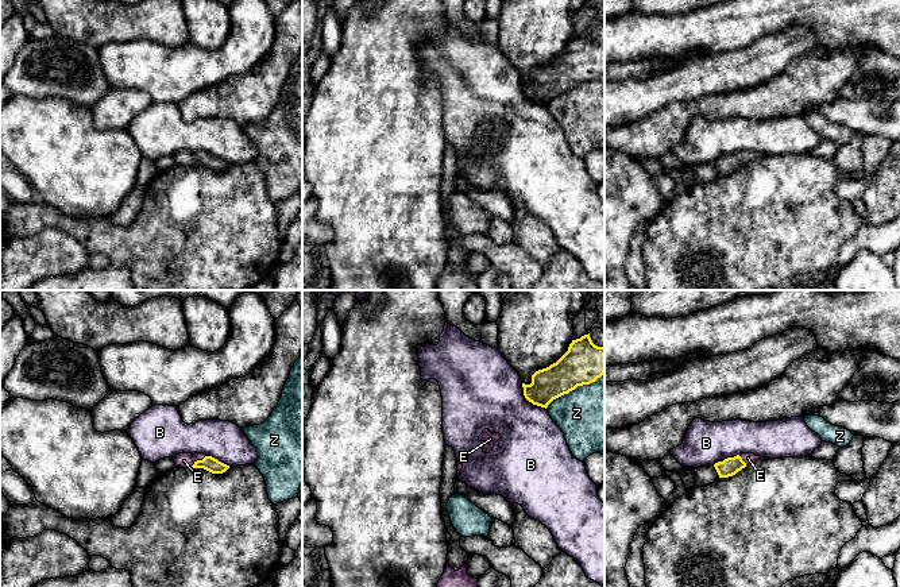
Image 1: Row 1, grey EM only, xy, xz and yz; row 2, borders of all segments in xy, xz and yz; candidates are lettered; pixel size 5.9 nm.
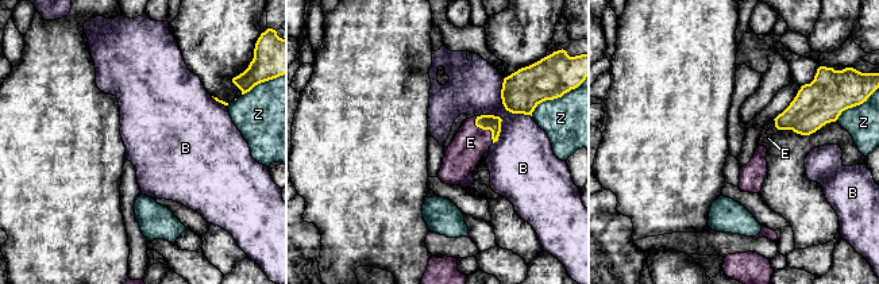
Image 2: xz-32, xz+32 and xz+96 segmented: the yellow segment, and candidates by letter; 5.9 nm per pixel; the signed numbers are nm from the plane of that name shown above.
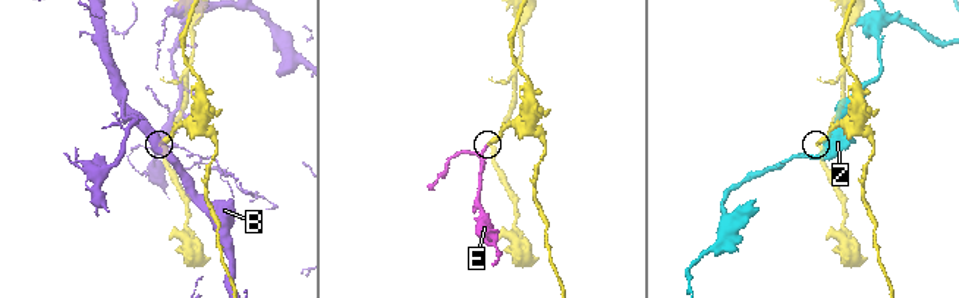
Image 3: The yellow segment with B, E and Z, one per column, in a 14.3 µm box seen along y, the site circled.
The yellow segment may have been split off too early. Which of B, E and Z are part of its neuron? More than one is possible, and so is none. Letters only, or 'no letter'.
E

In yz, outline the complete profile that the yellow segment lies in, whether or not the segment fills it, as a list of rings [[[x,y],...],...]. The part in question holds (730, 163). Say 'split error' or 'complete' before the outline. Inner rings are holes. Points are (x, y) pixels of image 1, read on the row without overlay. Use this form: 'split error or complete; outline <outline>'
split error; outline [[[741,151],[734,155],[723,157],[714,162],[719,175],[729,175],[735,173],[746,163],[760,158],[761,155],[754,151]]]

